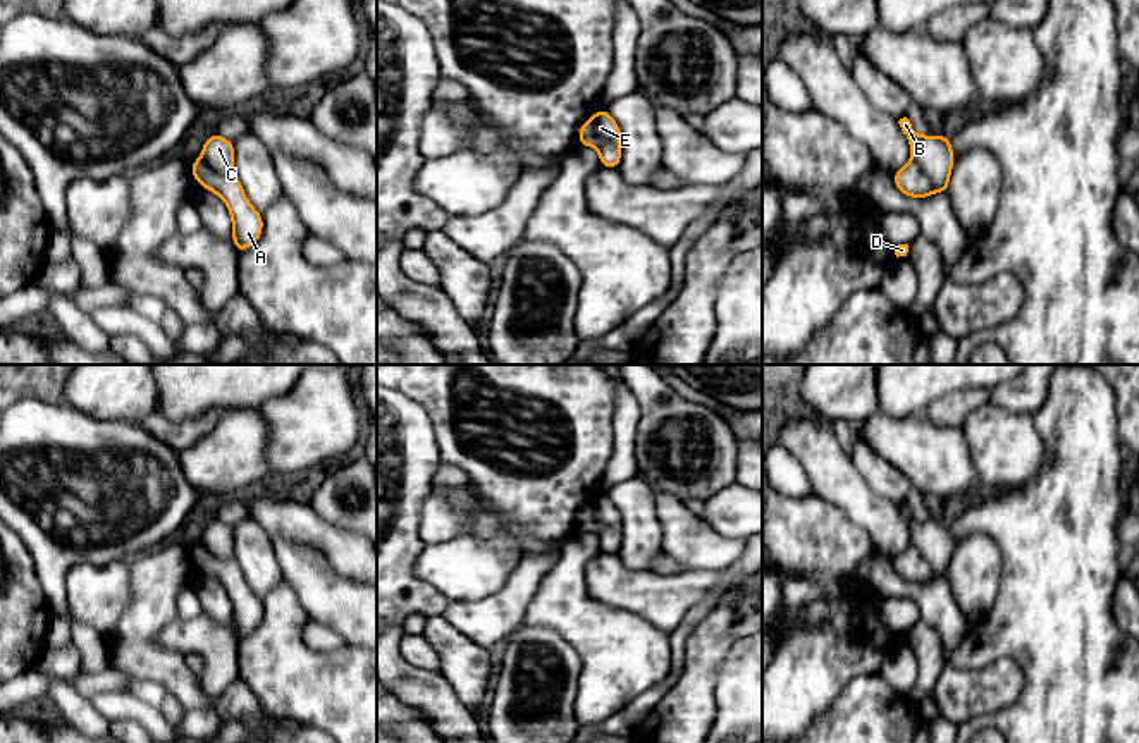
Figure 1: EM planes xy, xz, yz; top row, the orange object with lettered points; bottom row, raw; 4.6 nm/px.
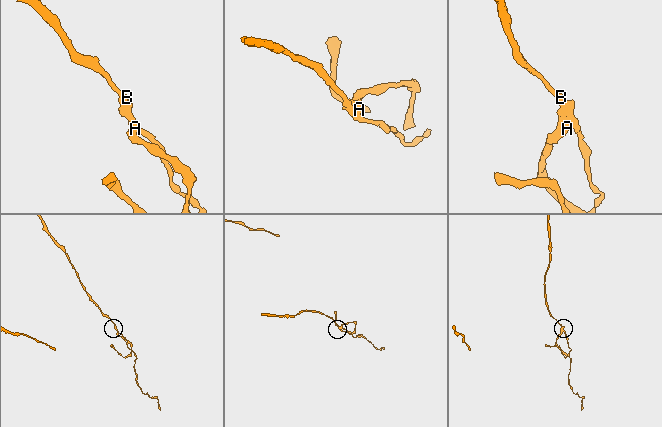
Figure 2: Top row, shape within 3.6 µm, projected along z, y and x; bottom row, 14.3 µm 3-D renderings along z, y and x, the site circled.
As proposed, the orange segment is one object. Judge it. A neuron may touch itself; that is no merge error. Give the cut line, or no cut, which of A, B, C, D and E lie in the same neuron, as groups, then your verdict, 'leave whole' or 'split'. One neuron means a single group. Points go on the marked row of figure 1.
cut in xy along (200, 157), (221, 174), (233, 174); A D E / B C; split

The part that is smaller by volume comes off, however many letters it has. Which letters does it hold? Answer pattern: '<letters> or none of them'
A, D, E

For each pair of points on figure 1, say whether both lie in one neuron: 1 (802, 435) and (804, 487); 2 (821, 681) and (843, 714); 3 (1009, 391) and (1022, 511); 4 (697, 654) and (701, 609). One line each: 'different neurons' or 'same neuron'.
1: different neurons
2: different neurons
3: different neurons
4: different neurons

